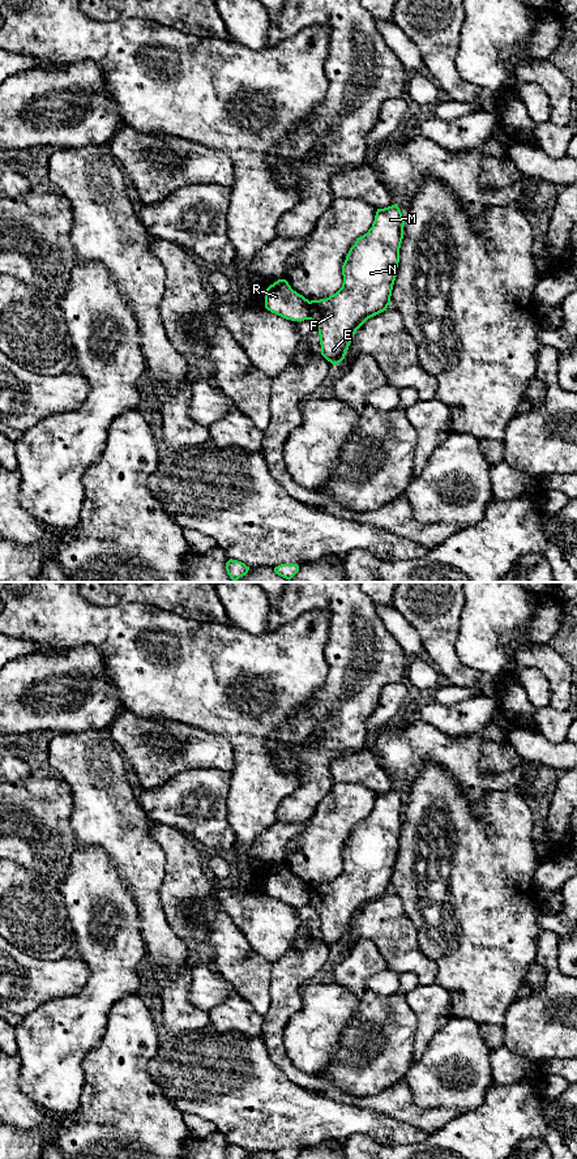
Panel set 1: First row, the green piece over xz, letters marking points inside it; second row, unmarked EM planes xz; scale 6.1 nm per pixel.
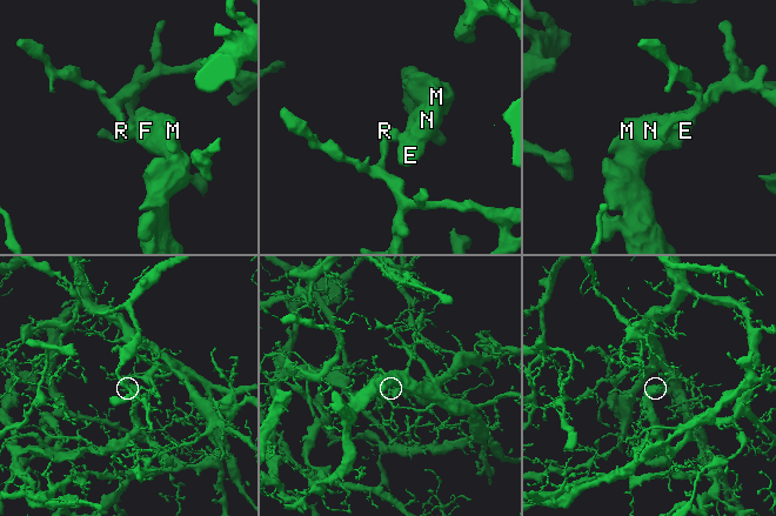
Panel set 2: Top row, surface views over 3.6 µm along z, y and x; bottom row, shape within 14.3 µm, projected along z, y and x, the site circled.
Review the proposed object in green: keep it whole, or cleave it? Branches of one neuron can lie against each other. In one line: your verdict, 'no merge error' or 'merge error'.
merge error

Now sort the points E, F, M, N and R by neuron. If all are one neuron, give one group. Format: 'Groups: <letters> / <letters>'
Groups: E F M N / R

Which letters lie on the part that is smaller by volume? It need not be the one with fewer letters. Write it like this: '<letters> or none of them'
E, F, M, N

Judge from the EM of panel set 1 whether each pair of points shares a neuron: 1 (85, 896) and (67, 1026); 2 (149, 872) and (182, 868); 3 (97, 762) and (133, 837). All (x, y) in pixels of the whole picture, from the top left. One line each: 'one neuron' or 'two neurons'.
1: one neuron
2: two neurons
3: one neuron

